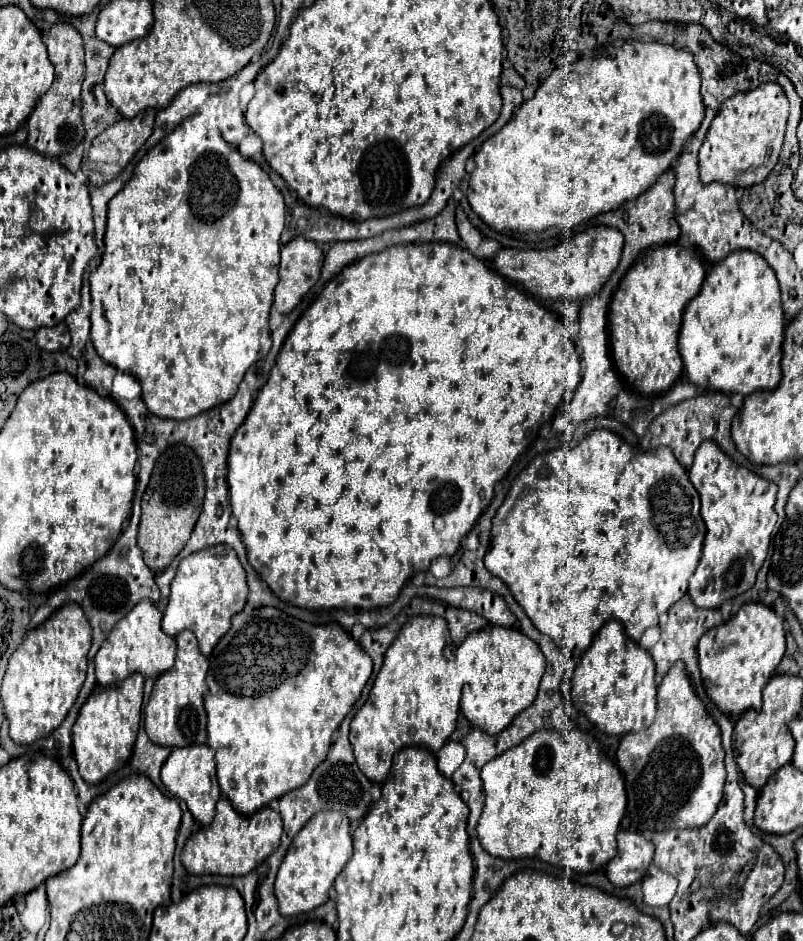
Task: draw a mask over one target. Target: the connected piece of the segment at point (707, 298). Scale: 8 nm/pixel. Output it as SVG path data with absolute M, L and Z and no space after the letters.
M750 250L732 252L718 262L706 276L700 294L686 306L678 336L678 348L684 362L686 376L702 388L720 390L726 394L750 394L754 390L772 390L782 380L782 340L784 340L784 312L780 304L780 290L774 270L766 260Z

